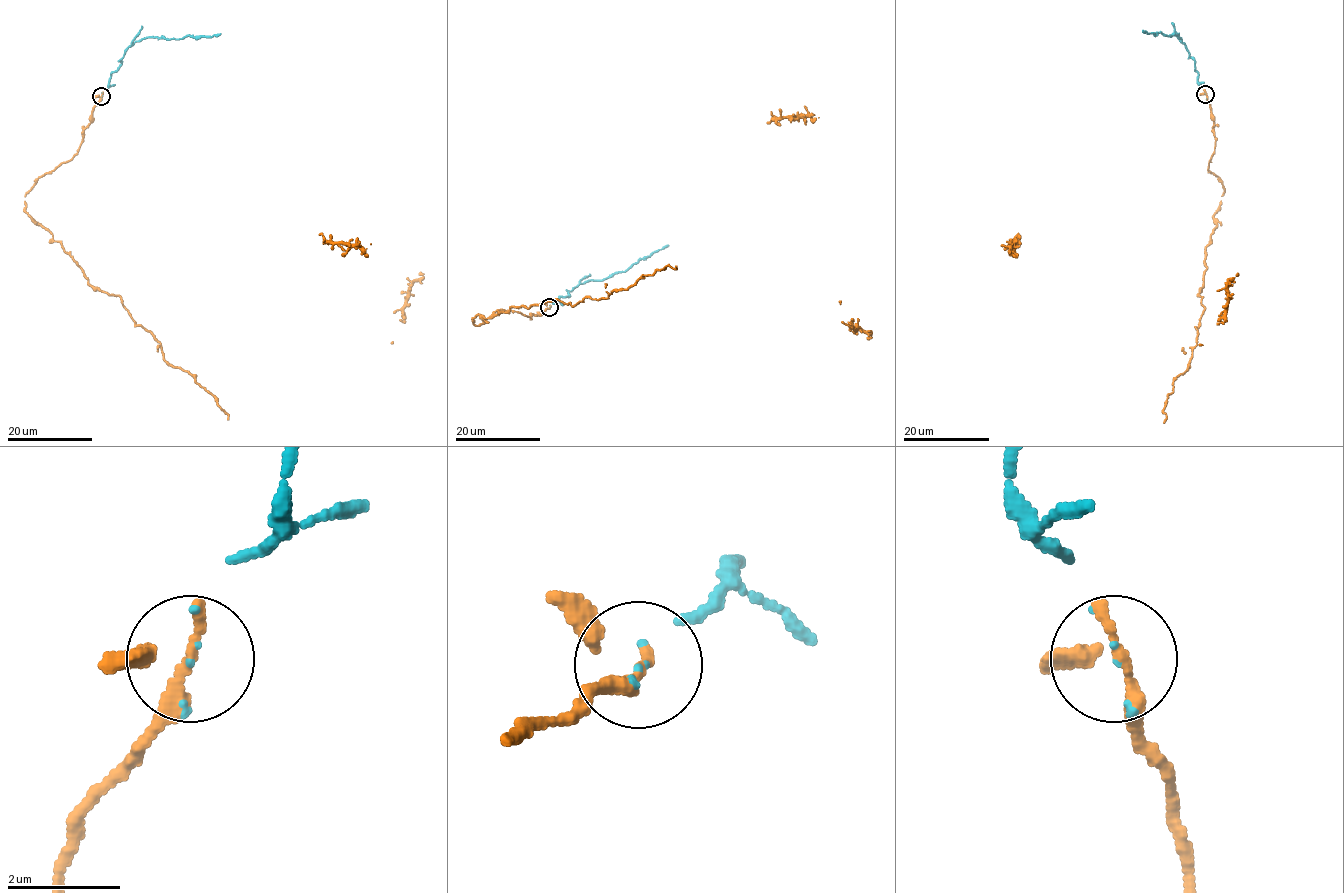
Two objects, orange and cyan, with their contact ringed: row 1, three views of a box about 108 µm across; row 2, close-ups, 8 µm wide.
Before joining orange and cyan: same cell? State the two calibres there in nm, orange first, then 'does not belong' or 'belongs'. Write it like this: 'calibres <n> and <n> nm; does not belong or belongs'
calibres 180 and 40 nm; belongs

